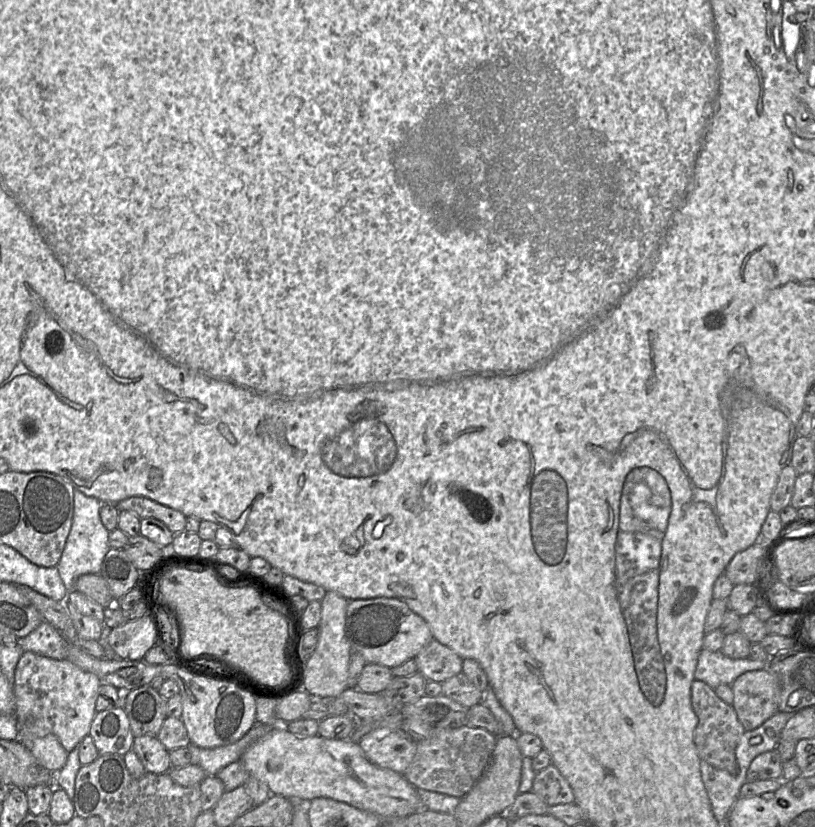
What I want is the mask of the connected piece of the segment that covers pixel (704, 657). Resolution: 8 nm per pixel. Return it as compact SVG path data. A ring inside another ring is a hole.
M702 649L698 657L694 678L705 682L711 688L722 684L731 685L738 676L747 671L766 668L767 662L753 660L749 657L732 659L721 651Z

